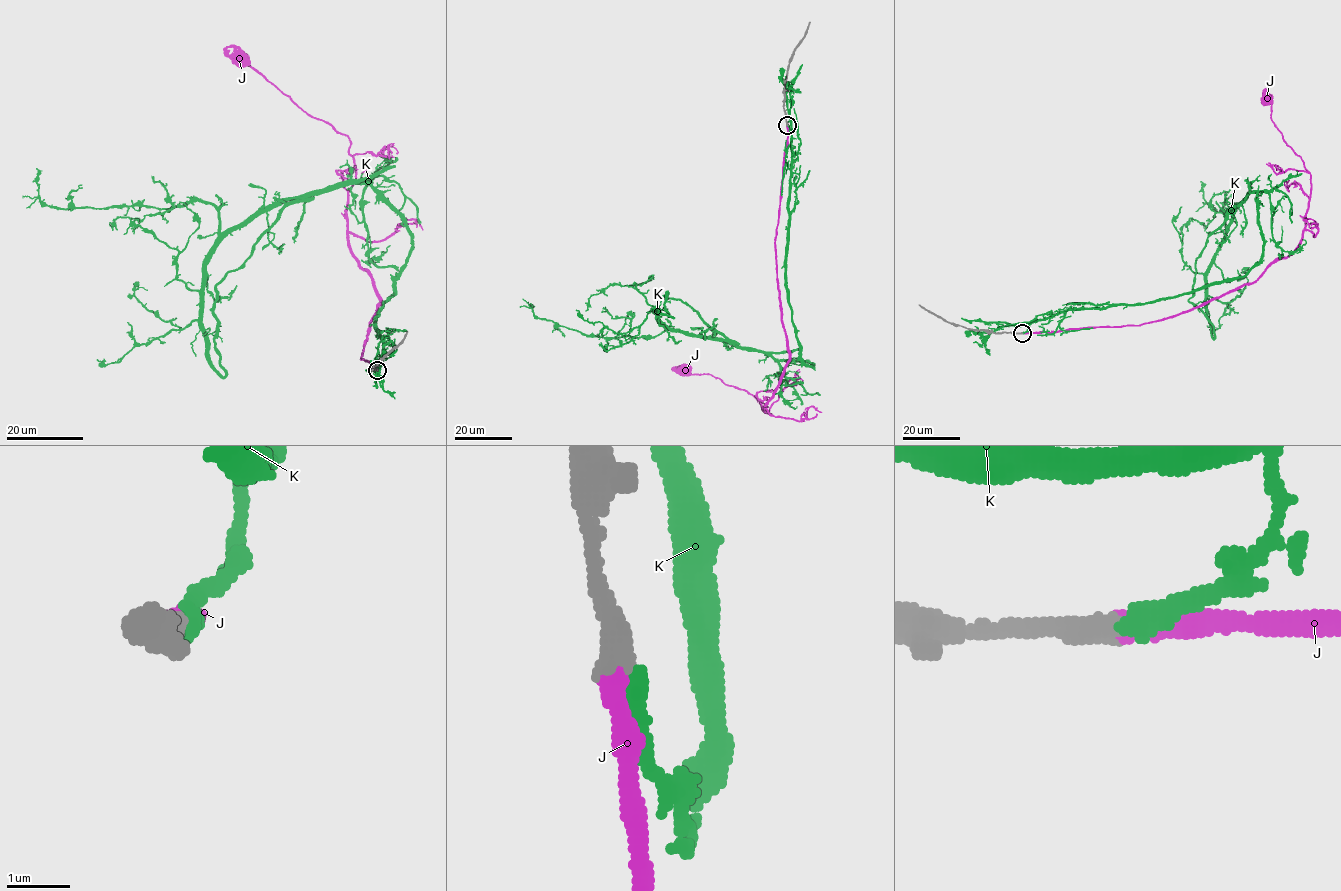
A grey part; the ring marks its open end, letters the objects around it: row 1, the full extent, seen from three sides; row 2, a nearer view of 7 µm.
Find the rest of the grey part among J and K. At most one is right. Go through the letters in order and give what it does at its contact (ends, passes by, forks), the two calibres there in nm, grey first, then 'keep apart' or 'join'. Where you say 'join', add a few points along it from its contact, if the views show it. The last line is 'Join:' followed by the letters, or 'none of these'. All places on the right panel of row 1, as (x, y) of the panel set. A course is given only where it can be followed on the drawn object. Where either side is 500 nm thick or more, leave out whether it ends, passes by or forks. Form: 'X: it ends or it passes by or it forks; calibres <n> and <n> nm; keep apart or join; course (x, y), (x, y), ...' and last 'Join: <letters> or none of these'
J: it ends; calibres 400 and 400 nm; join; course (1022, 333), (1164, 320), (1251, 284), (1286, 258), (1301, 237), (1311, 174), (1265, 101)
K: it ends; calibres 380 and 360 nm; keep apart
Join: J

